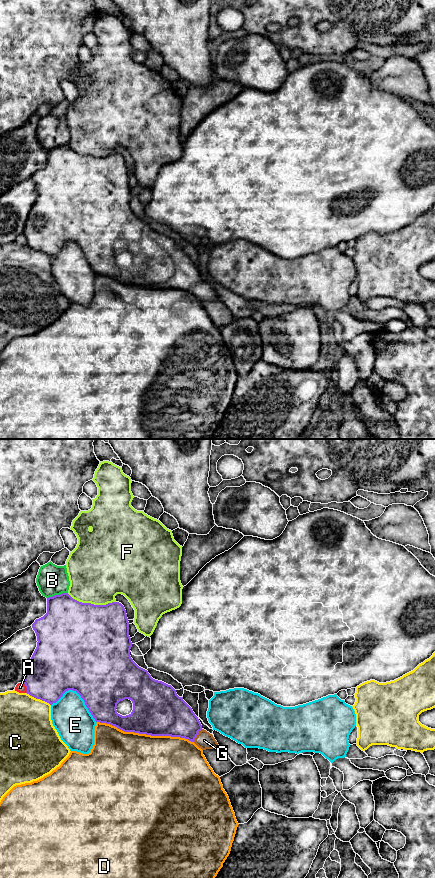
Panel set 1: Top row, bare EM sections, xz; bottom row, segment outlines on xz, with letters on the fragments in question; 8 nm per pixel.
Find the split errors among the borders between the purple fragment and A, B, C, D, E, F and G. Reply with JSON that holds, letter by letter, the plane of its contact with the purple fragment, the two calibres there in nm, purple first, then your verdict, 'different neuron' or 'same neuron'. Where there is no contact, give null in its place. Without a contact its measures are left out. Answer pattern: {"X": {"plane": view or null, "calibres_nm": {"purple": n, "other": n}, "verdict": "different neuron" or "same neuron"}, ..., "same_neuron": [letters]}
{"A": {"plane": "xz", "calibres_nm": {"purple": 400, "other": 80}, "verdict": "different neuron"}, "B": {"plane": "xz", "calibres_nm": {"purple": 400, "other": 240}, "verdict": "different neuron"}, "C": {"plane": "xz", "calibres_nm": {"purple": 400, "other": 420}, "verdict": "different neuron"}, "D": {"plane": "xz", "calibres_nm": {"purple": 400, "other": 480}, "verdict": "different neuron"}, "E": {"plane": "xz", "calibres_nm": {"purple": 500, "other": 300}, "verdict": "different neuron"}, "F": {"plane": "xz", "calibres_nm": {"purple": 500, "other": 460}, "verdict": "different neuron"}, "G": {"plane": "xz", "calibres_nm": {"purple": 320, "other": 140}, "verdict": "same neuron"}, "same_neuron": ["G"]}

